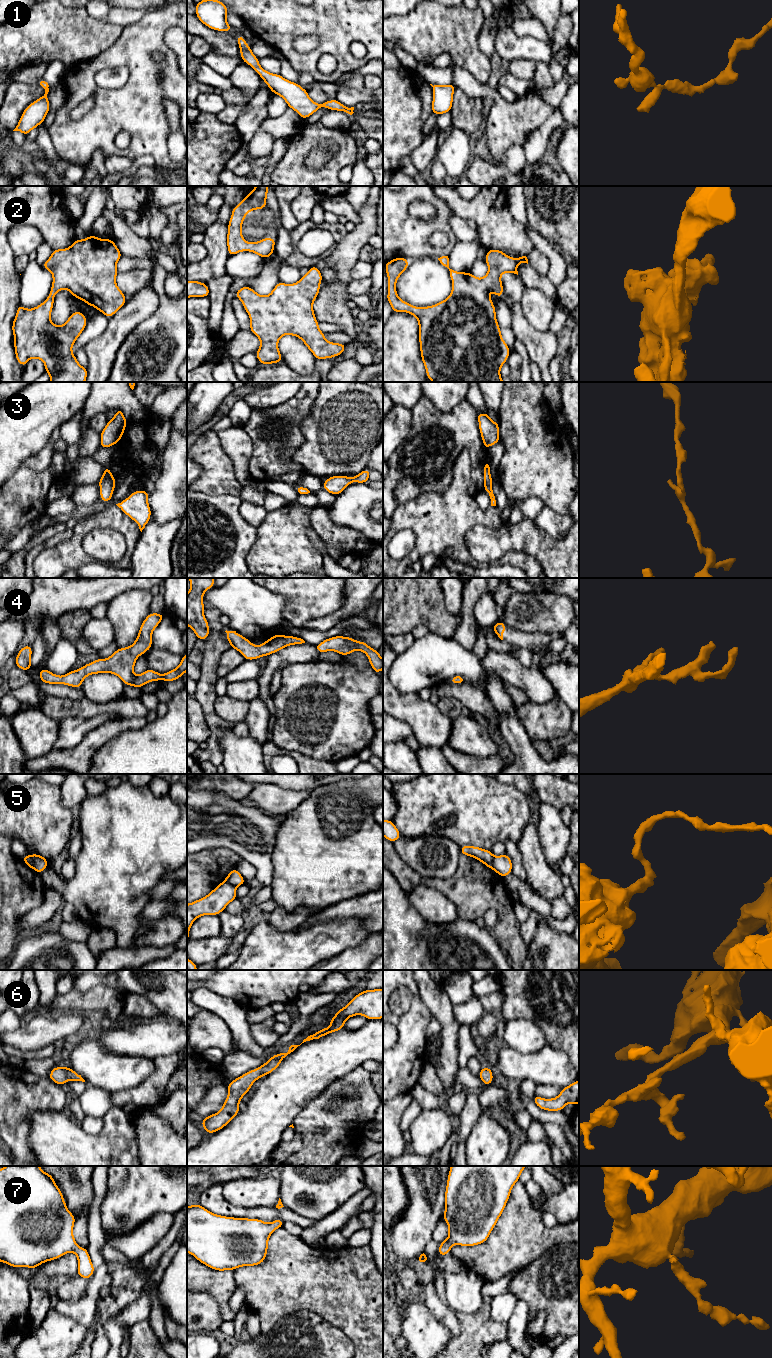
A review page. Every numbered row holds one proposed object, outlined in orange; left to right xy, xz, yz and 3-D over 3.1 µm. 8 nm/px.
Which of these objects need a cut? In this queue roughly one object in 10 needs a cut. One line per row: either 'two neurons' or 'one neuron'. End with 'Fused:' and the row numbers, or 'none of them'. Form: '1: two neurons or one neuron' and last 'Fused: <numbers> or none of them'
1: one neuron
2: one neuron
3: one neuron
4: one neuron
5: two neurons
6: one neuron
7: one neuron
Fused: 5

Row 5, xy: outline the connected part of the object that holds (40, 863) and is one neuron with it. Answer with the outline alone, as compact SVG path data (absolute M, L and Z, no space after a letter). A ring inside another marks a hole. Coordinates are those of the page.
M29 854L33 859L33 869L37 873L42 873L48 866L49 861L40 854Z

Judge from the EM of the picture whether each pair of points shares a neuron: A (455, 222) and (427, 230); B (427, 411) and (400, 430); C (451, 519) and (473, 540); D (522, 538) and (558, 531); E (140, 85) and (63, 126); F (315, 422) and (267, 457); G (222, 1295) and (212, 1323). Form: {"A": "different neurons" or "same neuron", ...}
{"A": "different neurons", "B": "different neurons", "C": "different neurons", "D": "different neurons", "E": "same neuron", "F": "different neurons", "G": "different neurons"}

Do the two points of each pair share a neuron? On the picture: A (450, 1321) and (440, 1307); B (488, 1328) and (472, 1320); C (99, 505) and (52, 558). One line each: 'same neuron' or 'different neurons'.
A: same neuron
B: same neuron
C: different neurons

